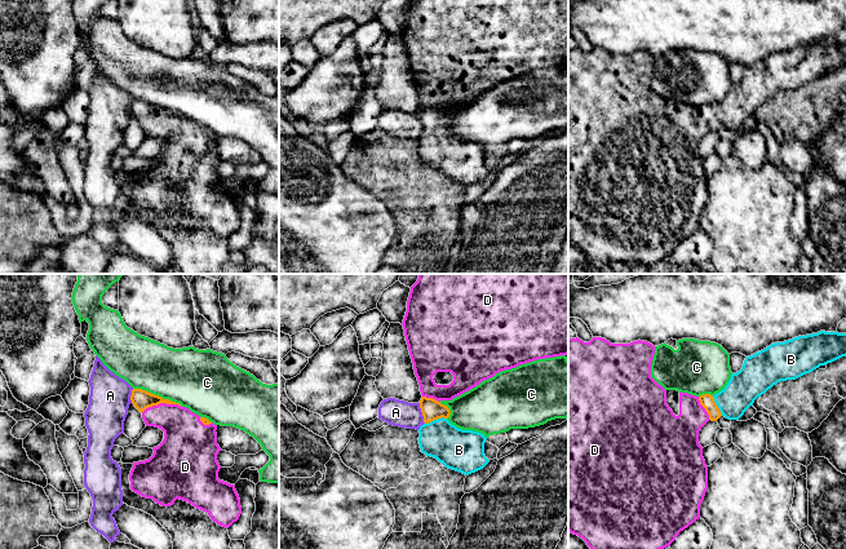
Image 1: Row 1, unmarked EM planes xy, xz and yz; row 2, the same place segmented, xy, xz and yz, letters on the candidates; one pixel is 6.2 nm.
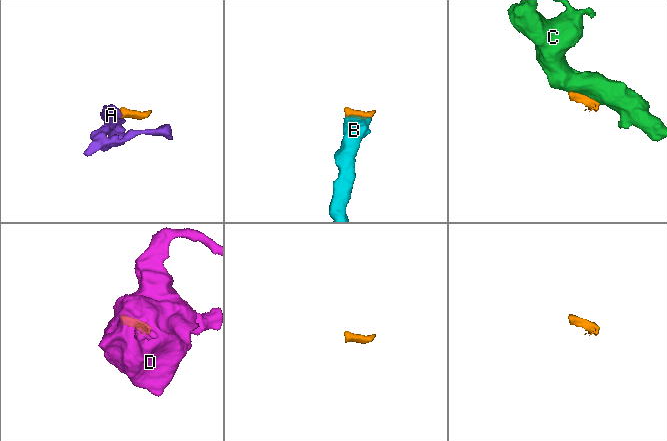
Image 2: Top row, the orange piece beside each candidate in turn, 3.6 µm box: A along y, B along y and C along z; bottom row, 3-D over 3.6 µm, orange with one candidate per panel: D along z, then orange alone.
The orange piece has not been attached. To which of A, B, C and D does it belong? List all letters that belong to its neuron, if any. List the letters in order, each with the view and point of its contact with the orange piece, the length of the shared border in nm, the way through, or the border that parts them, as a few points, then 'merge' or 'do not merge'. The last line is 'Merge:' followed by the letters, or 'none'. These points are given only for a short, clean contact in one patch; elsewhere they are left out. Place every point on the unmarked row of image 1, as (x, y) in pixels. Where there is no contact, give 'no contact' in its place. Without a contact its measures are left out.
A: xz (422, 124) | 130 nm | along xz (419, 114), (425, 133) | do not merge
B: xz (435, 129) | 140 nm | across xz (432, 120), (435, 129), (437, 138), (459, 160) | merge
C: xy (158, 106) | 340 nm | do not merge
D: xy (160, 113) | 260 nm | merge
Merge: B, D

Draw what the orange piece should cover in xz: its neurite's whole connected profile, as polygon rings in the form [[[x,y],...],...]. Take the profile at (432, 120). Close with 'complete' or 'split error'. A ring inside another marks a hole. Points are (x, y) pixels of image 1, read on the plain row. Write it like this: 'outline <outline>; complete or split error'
outline [[[411,0],[403,40],[417,88],[424,136],[420,137],[421,163],[437,169],[446,178],[465,186],[483,180],[490,171],[484,165],[484,145],[462,141],[447,129],[451,121],[442,111],[469,102],[496,84],[537,70],[568,65],[568,0]]]; split error

